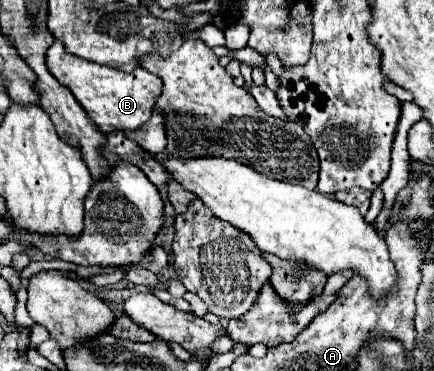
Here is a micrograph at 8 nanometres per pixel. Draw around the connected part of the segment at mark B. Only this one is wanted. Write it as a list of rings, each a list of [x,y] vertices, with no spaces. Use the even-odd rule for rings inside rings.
[[[55,40],[55,44],[51,44],[51,48],[47,50],[47,68],[51,68],[51,74],[61,84],[67,84],[67,88],[71,88],[73,96],[79,100],[79,104],[83,104],[89,120],[103,134],[111,134],[115,130],[139,130],[143,122],[149,120],[155,100],[159,98],[163,88],[163,80],[141,66],[137,66],[129,74],[109,66],[99,66],[79,56],[67,54],[59,40]]]

